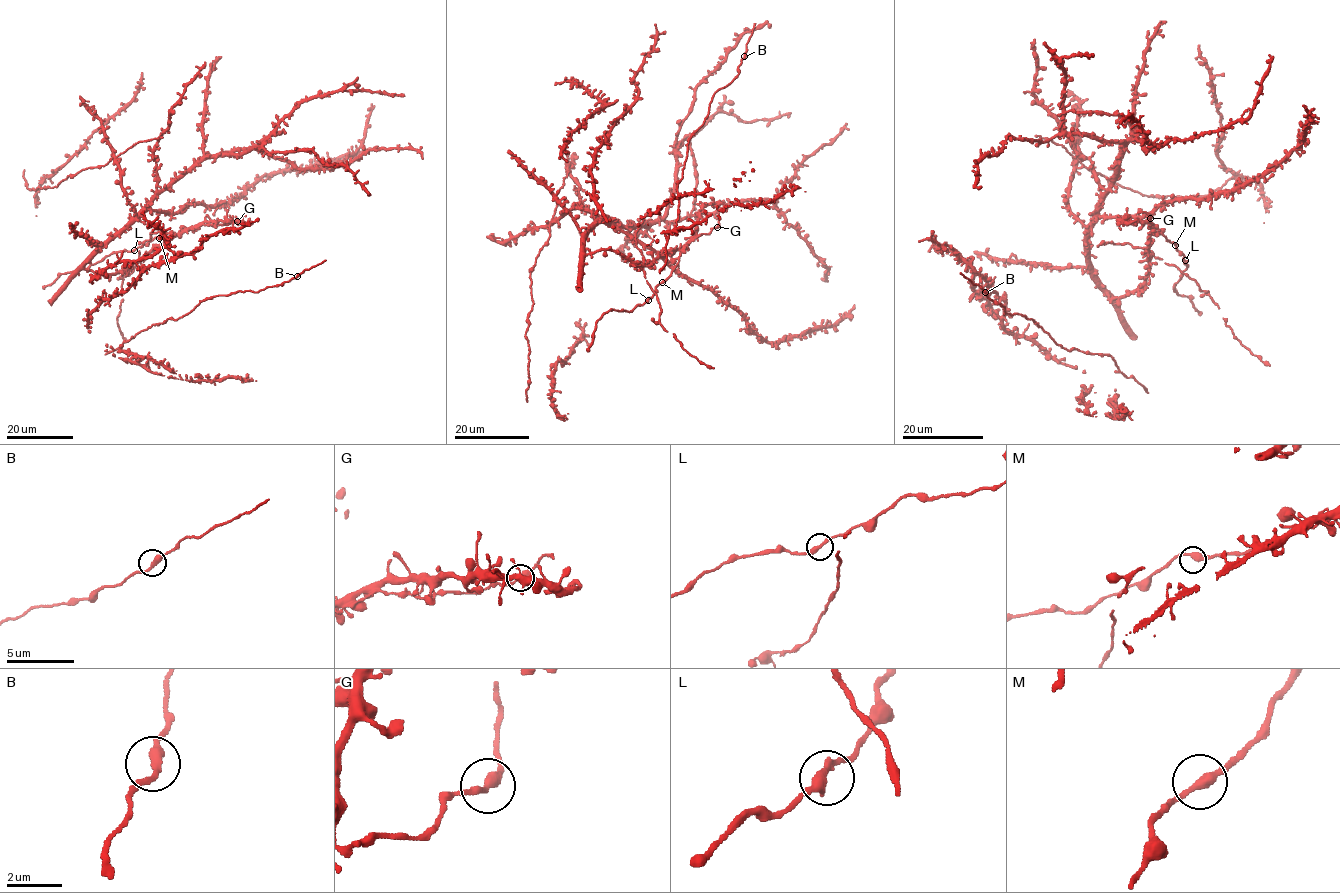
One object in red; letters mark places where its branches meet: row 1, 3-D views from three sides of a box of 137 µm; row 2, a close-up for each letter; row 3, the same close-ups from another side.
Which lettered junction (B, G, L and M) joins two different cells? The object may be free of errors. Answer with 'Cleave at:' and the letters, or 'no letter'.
Cleave at: no letter

